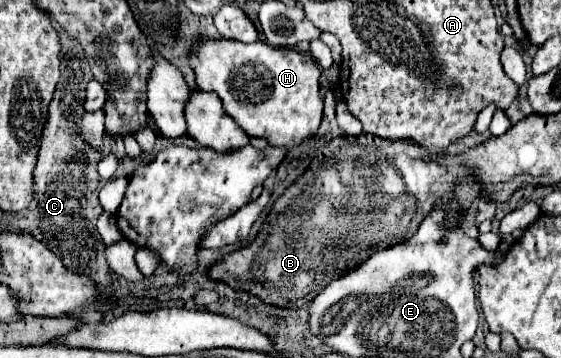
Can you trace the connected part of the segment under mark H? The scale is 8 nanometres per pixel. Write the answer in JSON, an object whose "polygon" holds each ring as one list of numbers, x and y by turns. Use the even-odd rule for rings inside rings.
{"polygon":[[199,38,189,50,197,90,215,92,225,112,249,134,265,138,273,146,291,150,317,132,323,116,319,94,321,70,311,54,291,48,273,48,261,40,243,44,237,40]]}

